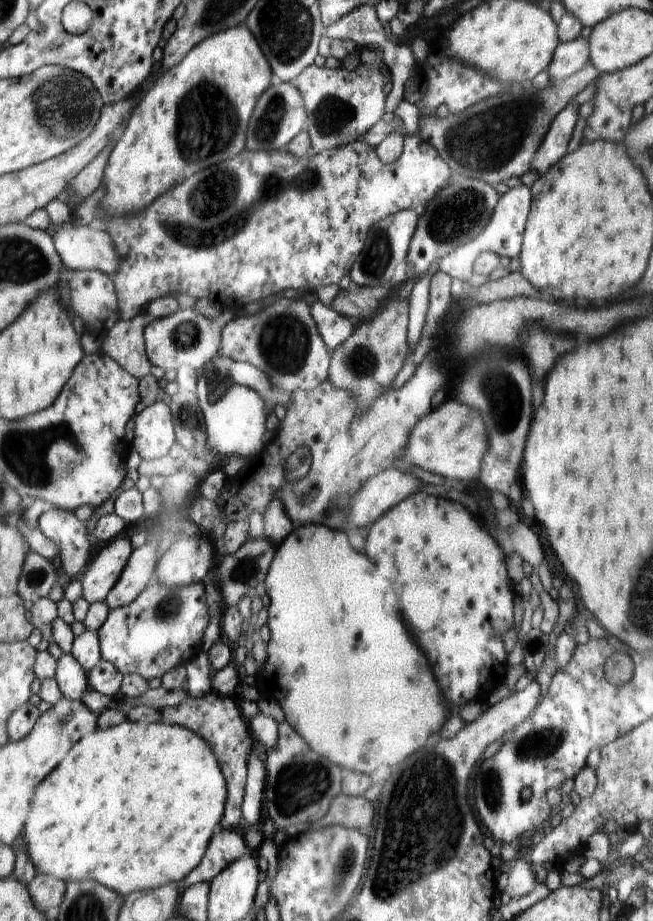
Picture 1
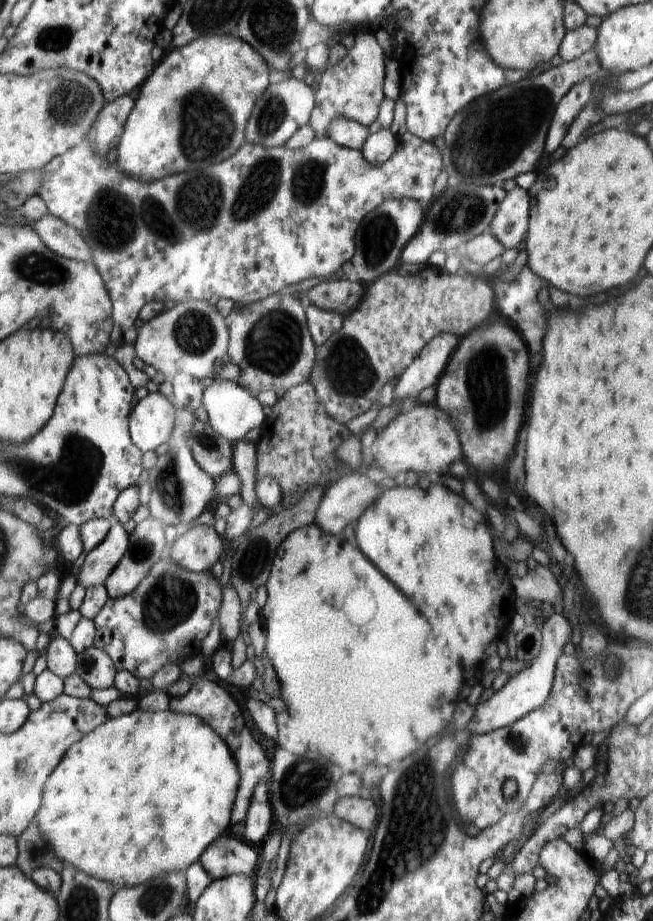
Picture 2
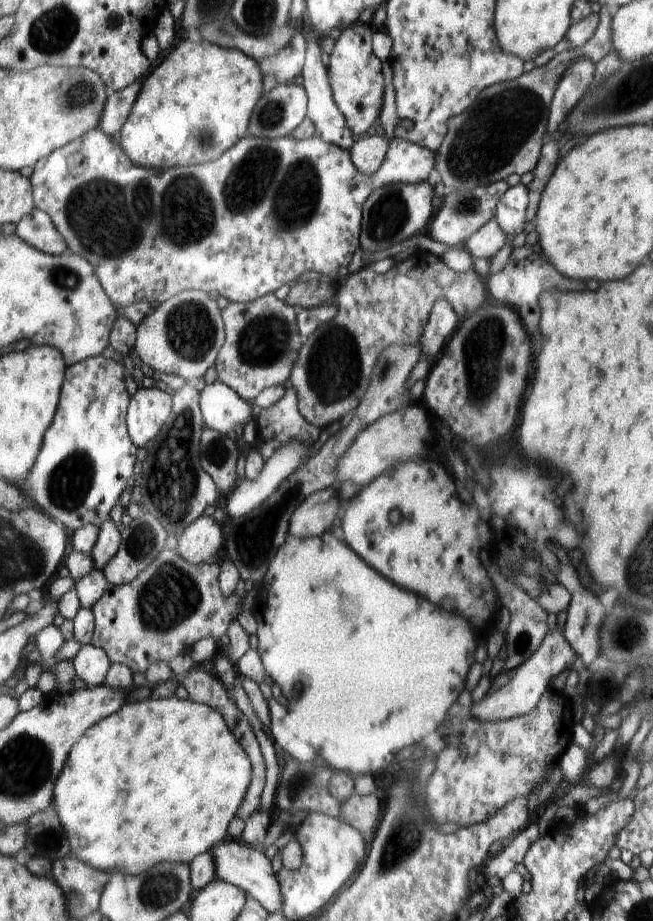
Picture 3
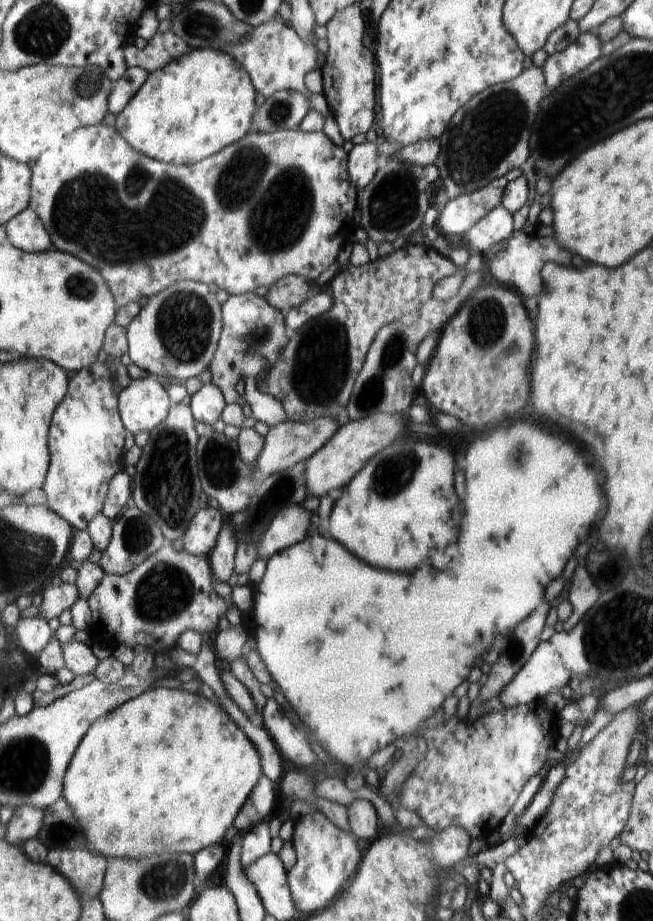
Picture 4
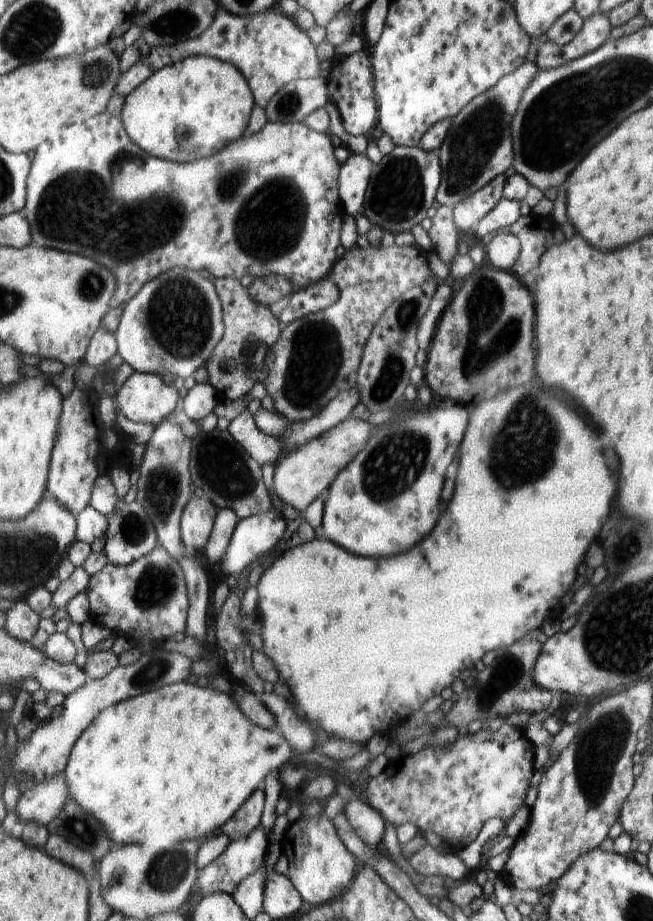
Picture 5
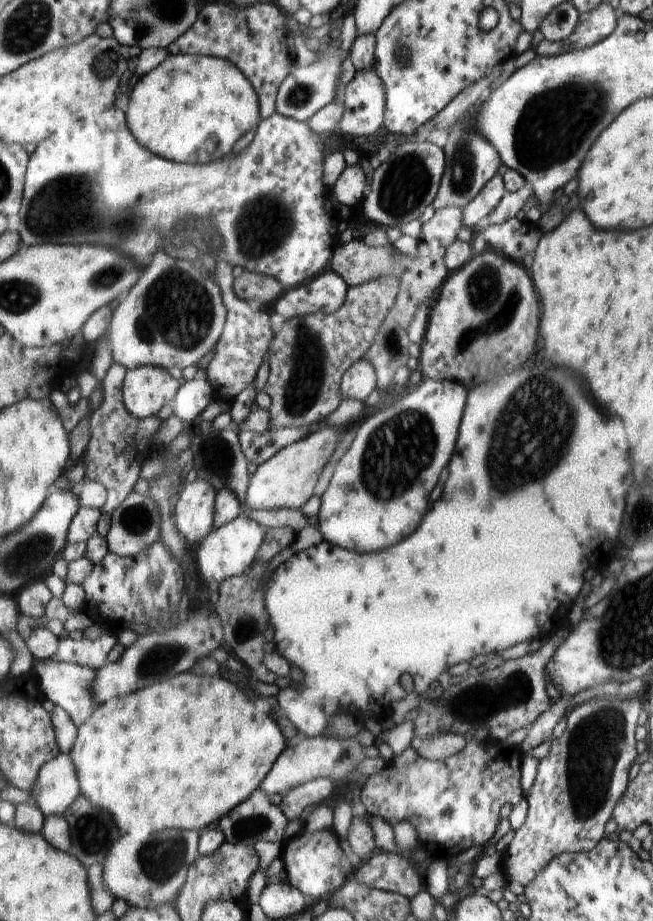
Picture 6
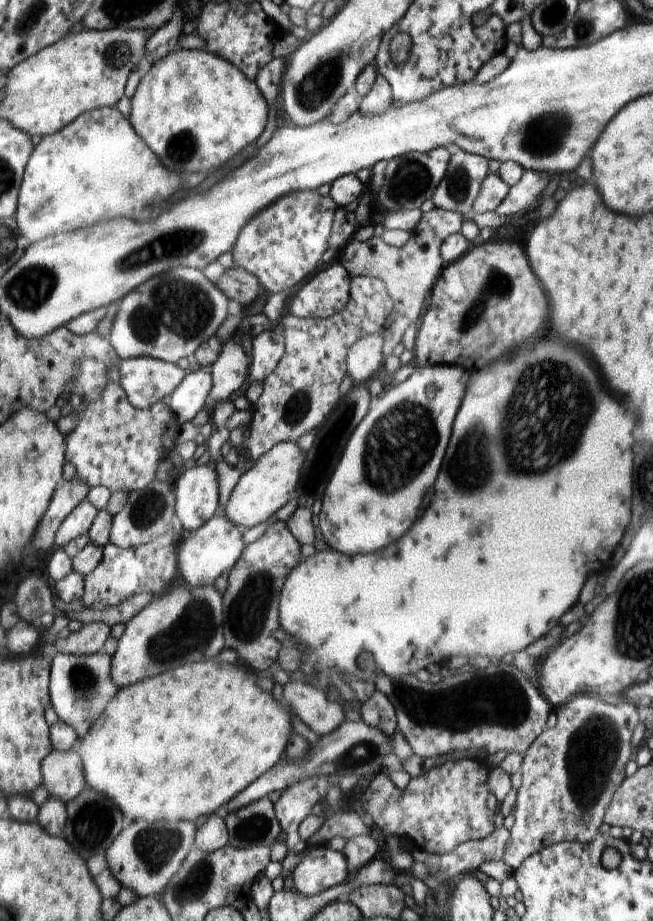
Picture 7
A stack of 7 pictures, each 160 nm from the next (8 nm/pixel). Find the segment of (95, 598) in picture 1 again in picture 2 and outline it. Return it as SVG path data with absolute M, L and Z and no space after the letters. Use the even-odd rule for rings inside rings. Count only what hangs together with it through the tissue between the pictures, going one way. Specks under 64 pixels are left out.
M114 518L106 538L86 556L76 575L78 584L89 589L96 585L105 586L106 579L126 554L129 547L129 534Z

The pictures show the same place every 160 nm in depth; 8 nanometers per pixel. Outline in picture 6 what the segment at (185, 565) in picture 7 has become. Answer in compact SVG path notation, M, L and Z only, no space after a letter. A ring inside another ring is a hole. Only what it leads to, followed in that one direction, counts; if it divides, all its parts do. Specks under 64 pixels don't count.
M245 516L234 518L232 522L220 526L220 528L214 527L210 535L202 540L193 559L195 570L206 583L211 582L214 586L218 586L224 580L246 572L264 541L265 528L262 528L257 521Z

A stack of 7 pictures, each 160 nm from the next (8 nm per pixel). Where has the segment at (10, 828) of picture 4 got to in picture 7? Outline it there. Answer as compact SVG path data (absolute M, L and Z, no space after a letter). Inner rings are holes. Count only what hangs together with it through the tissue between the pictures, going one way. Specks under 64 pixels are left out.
M75 747L68 752L50 752L41 764L41 773L50 798L64 804L74 800L87 784L82 761Z

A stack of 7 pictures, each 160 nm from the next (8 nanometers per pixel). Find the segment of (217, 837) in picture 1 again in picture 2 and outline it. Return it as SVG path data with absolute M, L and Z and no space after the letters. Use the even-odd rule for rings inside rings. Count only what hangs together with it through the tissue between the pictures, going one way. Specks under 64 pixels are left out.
M232 835L222 836L222 840L218 840L218 844L214 844L214 848L210 848L210 852L206 852L206 856L202 856L202 860L199 863L202 868L210 875L211 879L223 879L230 875L246 875L250 877L250 874L256 872L256 866L258 866L258 852L248 846L248 842L240 842L240 839L232 838Z

